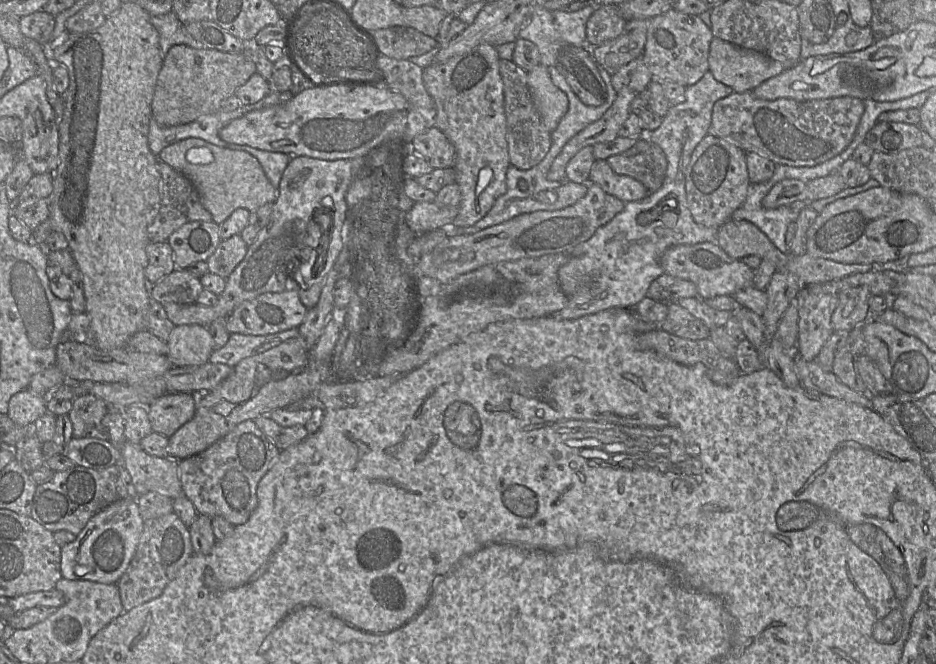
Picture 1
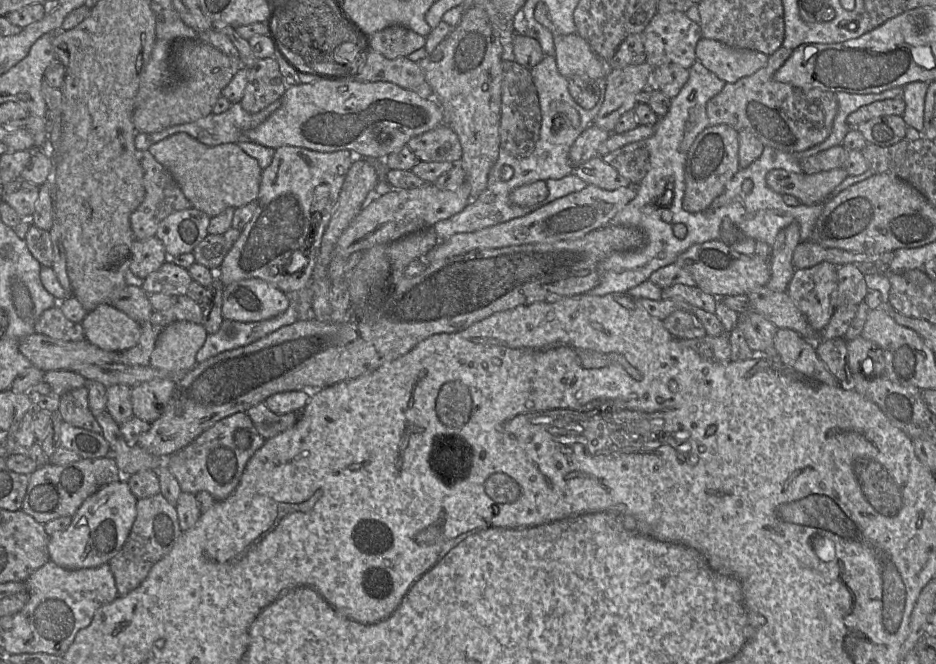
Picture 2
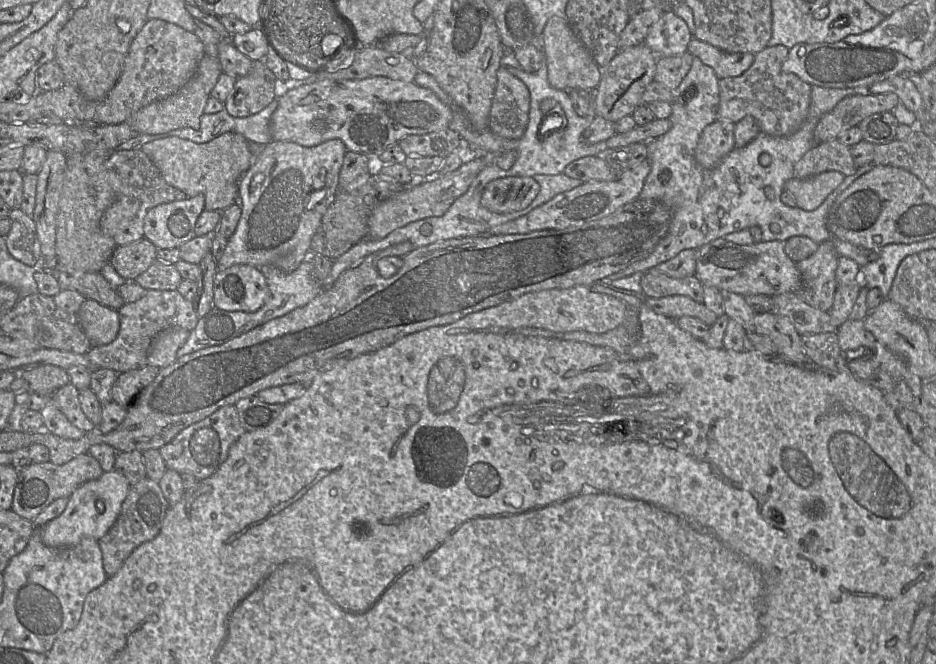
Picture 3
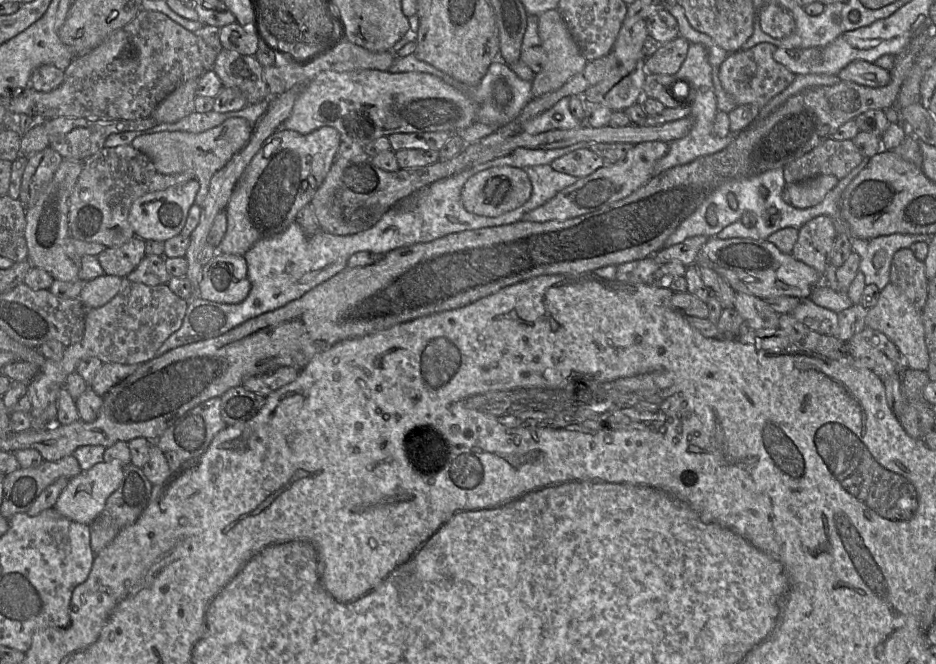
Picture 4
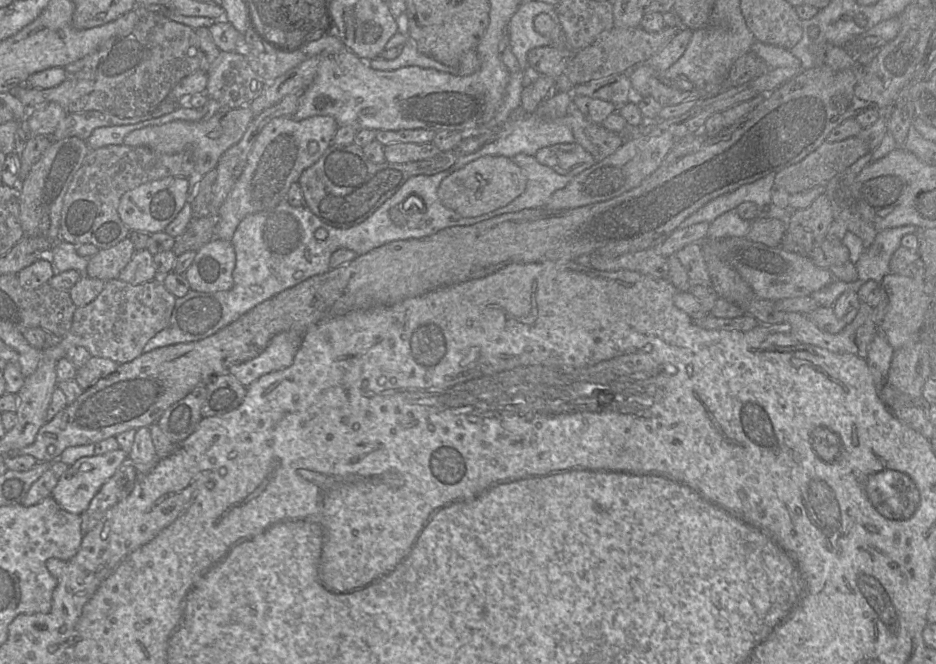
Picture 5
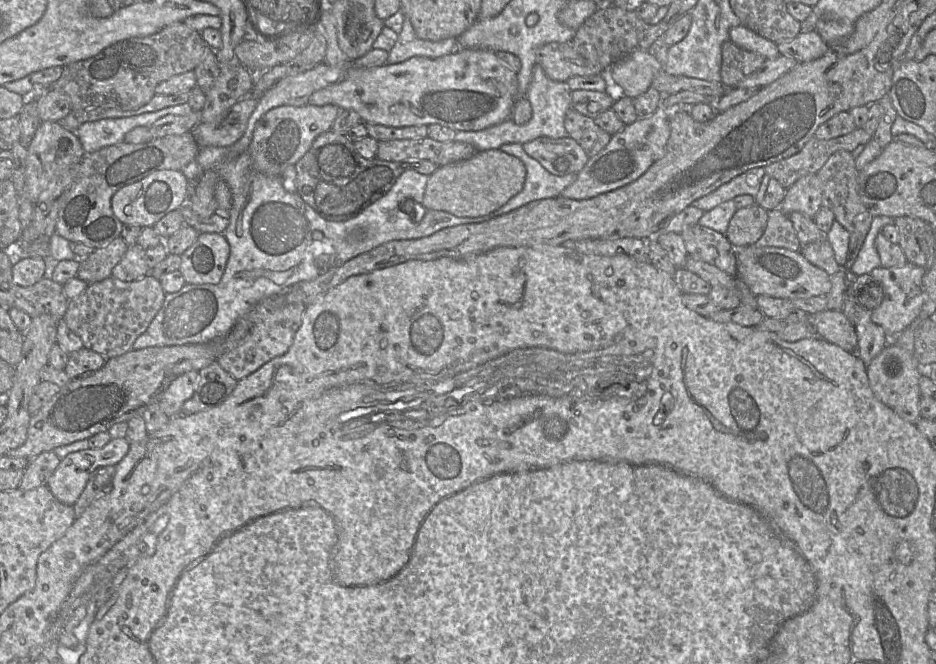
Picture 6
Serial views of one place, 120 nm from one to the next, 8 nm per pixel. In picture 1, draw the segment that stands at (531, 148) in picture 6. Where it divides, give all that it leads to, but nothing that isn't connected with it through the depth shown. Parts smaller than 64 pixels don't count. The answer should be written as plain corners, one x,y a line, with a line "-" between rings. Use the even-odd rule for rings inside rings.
595,160
590,170
589,183
598,184
604,192
625,203
640,201
650,194
639,181
616,174
606,160

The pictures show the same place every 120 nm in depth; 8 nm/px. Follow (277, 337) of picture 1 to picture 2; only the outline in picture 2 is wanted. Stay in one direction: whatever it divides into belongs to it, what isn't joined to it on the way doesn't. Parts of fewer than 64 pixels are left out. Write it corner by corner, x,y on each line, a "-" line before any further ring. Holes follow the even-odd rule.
303,290
286,294
290,300
289,307
276,317
257,322
223,319
219,330
207,335
203,346
195,356
196,362
200,363
222,352
249,345
283,326
296,322
298,320
296,295
301,291

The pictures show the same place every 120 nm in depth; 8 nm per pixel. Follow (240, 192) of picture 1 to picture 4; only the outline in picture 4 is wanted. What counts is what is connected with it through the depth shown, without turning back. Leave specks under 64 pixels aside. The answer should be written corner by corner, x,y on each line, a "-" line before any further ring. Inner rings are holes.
231,117
220,125
201,133
185,131
161,131
135,138
131,146
146,154
161,174
191,173
192,179
200,184
195,204
202,207
211,178
241,151
249,142
253,127
246,119

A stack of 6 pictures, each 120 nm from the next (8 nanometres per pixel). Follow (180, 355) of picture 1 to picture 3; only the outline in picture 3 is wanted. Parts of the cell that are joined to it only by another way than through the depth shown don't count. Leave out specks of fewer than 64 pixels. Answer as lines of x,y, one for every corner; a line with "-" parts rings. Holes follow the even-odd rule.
170,328
159,333
148,352
147,364
159,369
173,364
189,335
190,331
183,328

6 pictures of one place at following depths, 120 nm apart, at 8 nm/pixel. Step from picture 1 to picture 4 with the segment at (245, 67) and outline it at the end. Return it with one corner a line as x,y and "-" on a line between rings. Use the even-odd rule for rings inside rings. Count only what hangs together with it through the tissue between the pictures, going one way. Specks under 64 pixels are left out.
198,79
180,85
167,96
152,112
151,116
160,123
175,123
195,111

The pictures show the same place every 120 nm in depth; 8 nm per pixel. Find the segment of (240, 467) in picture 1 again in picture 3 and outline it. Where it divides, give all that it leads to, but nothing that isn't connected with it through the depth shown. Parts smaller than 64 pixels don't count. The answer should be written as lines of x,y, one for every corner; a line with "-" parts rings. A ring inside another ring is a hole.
226,405
203,420
180,431
171,442
159,449
166,466
177,473
191,474
198,481
215,474
228,457
228,452
246,430
242,427
234,405

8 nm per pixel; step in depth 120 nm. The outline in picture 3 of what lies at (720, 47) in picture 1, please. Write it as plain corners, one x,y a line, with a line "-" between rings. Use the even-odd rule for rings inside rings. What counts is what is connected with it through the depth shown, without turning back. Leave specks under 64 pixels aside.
696,38
689,42
688,52
711,67
719,79
740,76
755,59
755,54
725,52

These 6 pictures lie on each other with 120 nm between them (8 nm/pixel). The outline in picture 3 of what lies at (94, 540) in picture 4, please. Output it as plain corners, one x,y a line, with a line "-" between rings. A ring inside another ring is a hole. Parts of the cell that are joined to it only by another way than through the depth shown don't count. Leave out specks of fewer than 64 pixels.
145,477
137,483
130,485
128,494
123,501
121,512
109,531
98,540
102,552
103,568
108,577
113,576
123,565
130,554
144,542
154,539
160,532
169,504
157,482

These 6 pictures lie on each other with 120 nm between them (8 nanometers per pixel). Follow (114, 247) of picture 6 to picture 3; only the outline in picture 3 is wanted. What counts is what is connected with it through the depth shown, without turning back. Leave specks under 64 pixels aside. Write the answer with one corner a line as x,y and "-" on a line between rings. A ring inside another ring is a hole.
148,239
118,246
109,264
125,280
134,280
157,260
157,247

